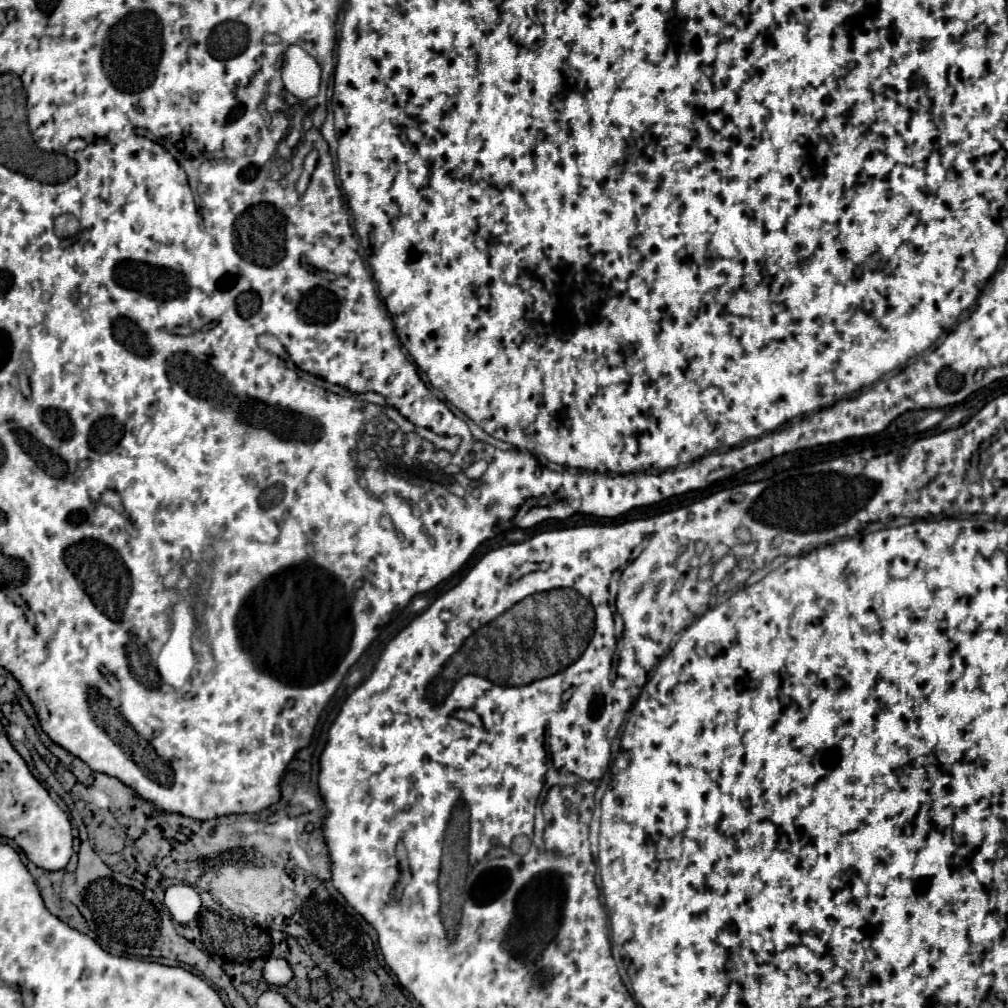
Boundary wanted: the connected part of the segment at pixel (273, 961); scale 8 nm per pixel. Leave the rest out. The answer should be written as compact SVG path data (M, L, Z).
M268 958L264 968L264 978L270 986L284 986L290 982L294 972L290 970L290 964L284 958Z

